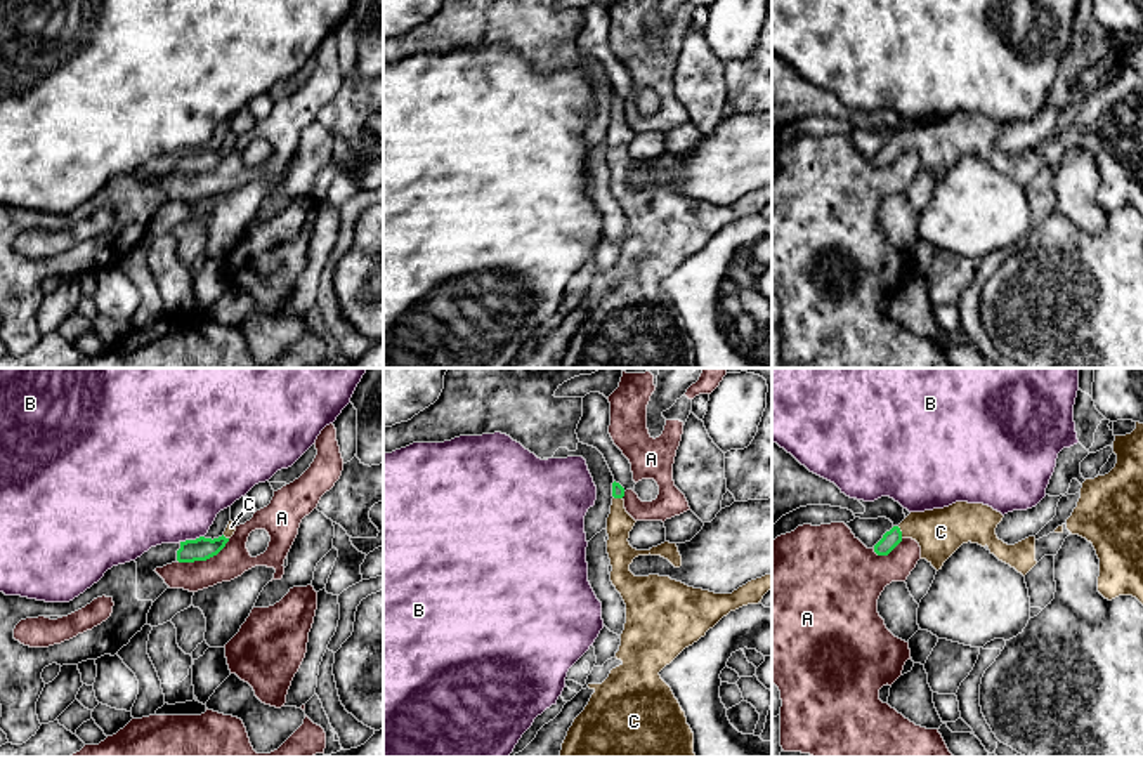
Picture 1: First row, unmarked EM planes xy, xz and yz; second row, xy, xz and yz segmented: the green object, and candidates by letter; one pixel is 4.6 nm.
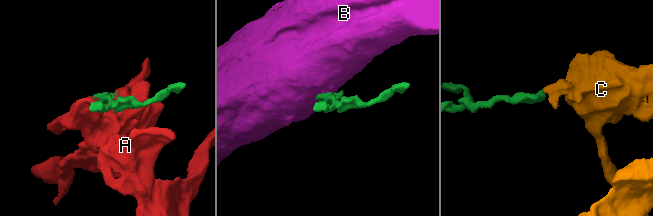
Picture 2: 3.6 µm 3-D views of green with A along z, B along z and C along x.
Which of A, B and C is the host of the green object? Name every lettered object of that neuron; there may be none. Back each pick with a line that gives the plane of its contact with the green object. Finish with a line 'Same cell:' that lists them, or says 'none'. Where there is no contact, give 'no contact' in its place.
C: yz
Same cell: C

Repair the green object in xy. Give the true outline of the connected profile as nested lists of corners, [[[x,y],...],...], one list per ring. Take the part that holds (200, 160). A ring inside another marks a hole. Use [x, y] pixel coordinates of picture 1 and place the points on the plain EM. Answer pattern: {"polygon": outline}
{"polygon": [[[229,132],[224,146],[219,149],[212,151],[212,149],[199,148],[196,151],[180,153],[180,160],[177,161],[177,172],[194,174],[194,172],[206,172],[217,167],[225,158],[225,155],[234,146],[234,142],[236,142],[236,135]]]}

